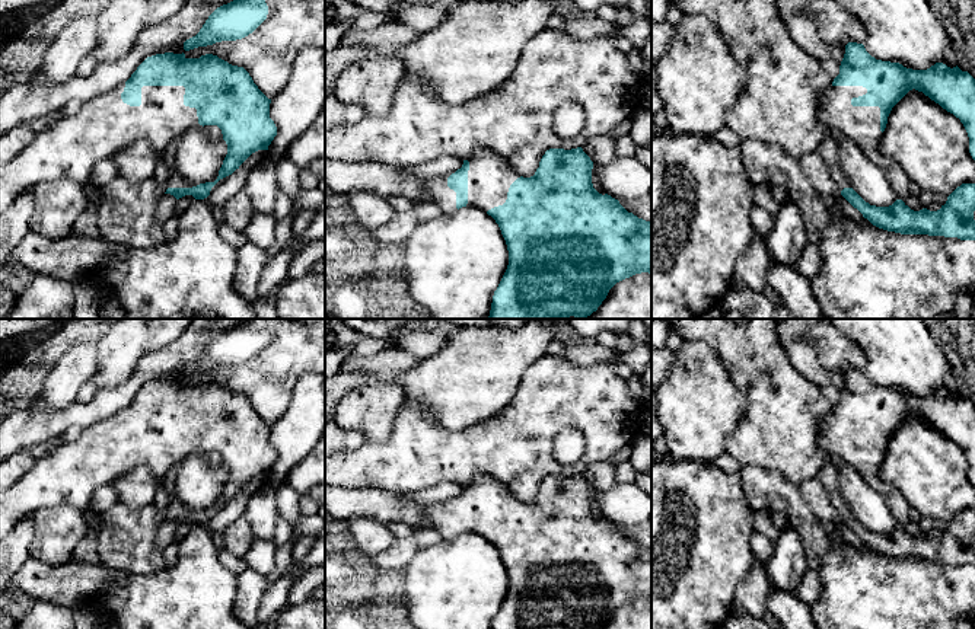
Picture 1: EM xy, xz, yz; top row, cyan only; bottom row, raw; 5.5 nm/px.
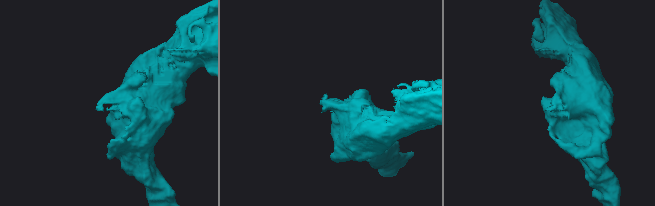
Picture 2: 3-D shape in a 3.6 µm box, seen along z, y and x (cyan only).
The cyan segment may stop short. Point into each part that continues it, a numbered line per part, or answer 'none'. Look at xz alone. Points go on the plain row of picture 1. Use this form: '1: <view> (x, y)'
1: xz (490, 503)

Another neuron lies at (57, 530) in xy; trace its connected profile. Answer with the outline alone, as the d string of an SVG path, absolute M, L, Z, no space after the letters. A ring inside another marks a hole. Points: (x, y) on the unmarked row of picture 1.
M45 507L32 514L29 555L48 565L71 562L73 550L87 531L87 508Z

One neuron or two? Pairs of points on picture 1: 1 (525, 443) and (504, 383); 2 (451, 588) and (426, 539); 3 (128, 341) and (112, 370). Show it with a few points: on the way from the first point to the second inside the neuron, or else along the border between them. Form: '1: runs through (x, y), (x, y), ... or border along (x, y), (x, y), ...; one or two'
1: border along (526, 369), (515, 396), (500, 411), (483, 420); two
2: border along (442, 539), (421, 549), (404, 570); two
3: runs through (121, 348), (115, 363); one

